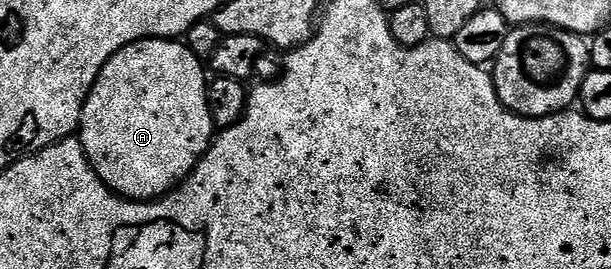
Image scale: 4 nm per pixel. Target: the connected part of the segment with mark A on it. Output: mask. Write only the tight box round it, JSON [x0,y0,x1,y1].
[79,39,215,201]

